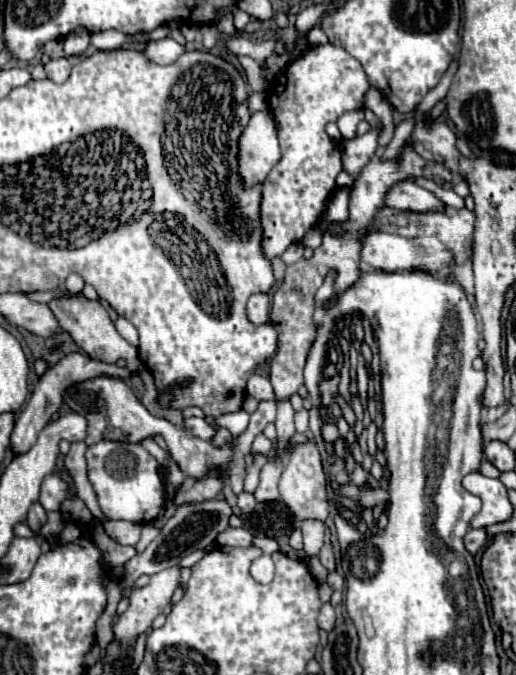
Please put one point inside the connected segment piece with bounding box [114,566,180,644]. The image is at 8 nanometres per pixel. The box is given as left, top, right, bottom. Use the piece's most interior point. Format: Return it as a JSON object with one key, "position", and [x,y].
{"position":[146,603]}

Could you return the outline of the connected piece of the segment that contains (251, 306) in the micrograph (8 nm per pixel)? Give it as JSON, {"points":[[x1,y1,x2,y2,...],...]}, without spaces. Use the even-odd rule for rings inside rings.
{"points":[[254,294,248,300,248,318,254,324,266,324,270,316,270,298,268,294]]}

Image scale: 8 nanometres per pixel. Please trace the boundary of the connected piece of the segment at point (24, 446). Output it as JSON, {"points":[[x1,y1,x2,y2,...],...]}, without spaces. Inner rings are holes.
{"points":[[70,352,66,354,64,358,60,358,52,368,48,368,36,382,34,386,34,392,26,404,26,408,20,412,16,424,14,424,14,430,12,430,12,450,14,454,22,454,26,452,34,442,36,442,36,436,38,436,38,430,42,430,42,426,46,426,52,418,52,414,60,408,62,404,62,396,66,392,66,388,70,388,74,382,84,382,84,380,90,380,90,378,96,378,100,374,106,374,106,376,112,376,112,378,122,378,122,380,128,380,132,376,132,372,128,368,118,368,116,364,104,364,104,362,98,362,98,360,92,360,88,358,86,354,82,352]]}

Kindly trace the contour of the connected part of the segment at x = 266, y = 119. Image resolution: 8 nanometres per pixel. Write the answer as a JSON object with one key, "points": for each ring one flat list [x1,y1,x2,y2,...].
{"points":[[252,112,248,126,238,138,238,174,242,178,242,186,252,188,256,184,262,184,278,160,280,160,280,146,276,138,274,116,270,112]]}

